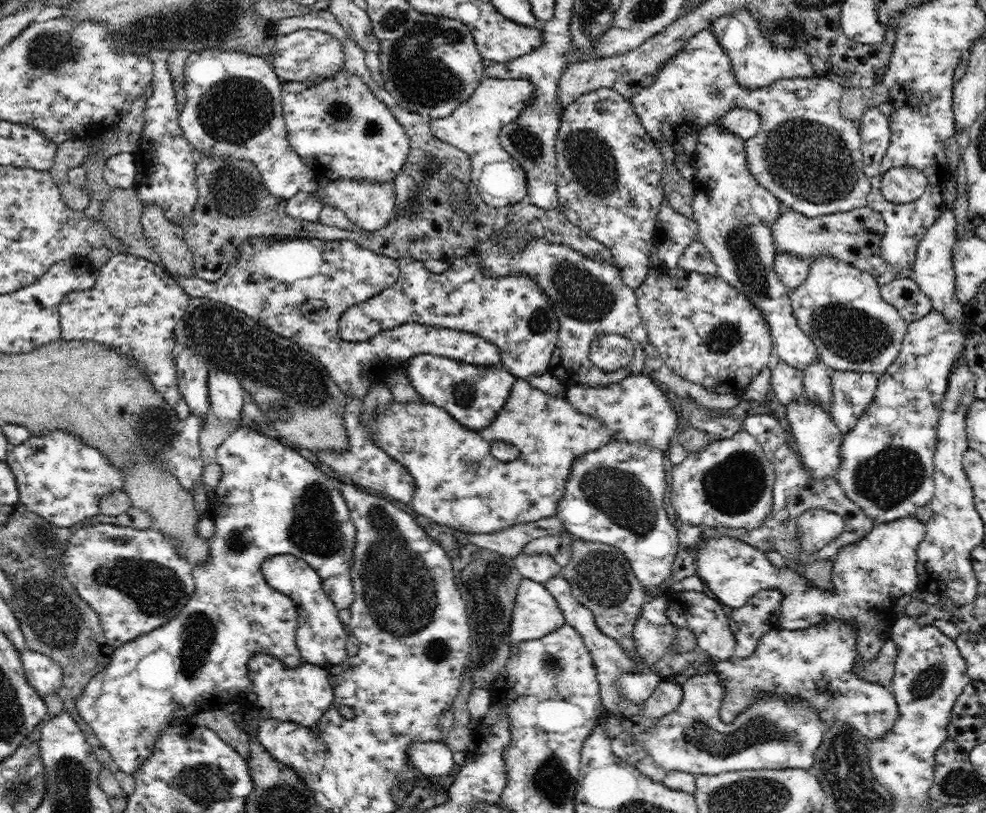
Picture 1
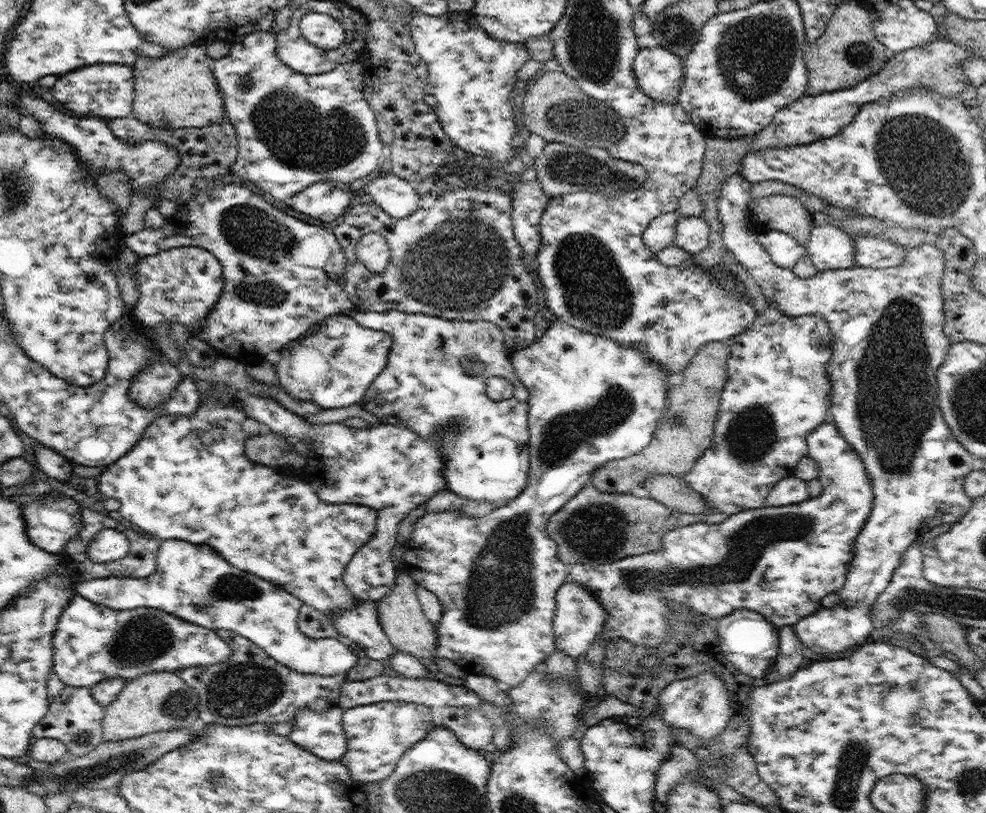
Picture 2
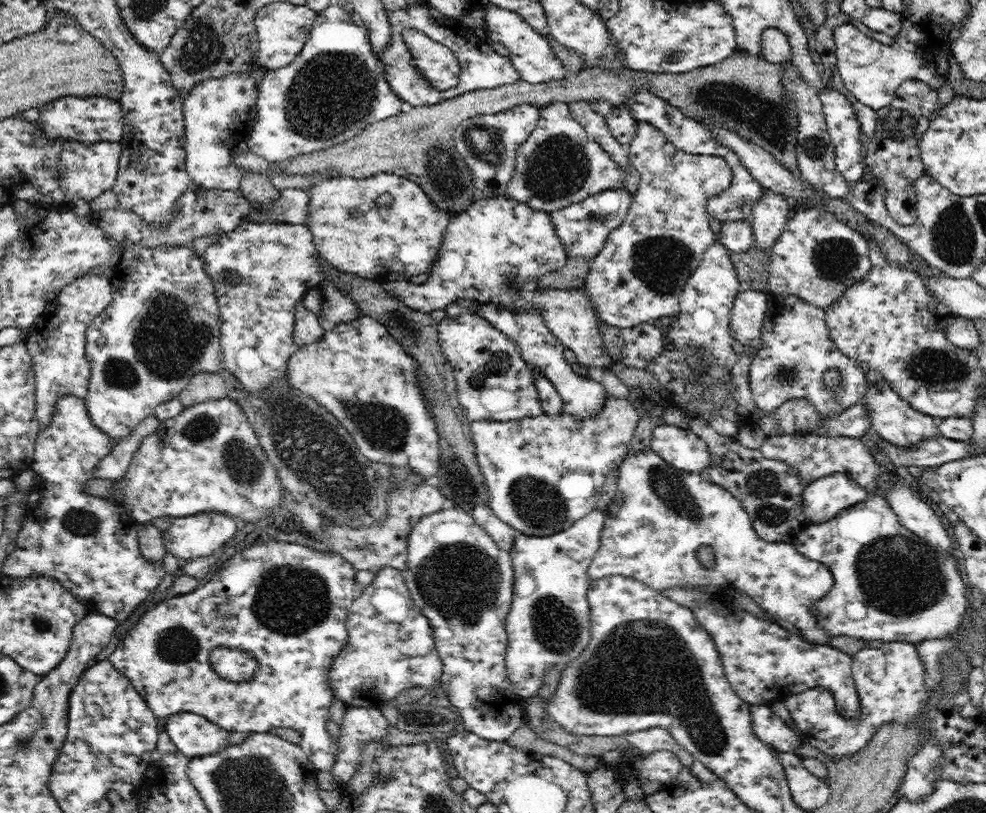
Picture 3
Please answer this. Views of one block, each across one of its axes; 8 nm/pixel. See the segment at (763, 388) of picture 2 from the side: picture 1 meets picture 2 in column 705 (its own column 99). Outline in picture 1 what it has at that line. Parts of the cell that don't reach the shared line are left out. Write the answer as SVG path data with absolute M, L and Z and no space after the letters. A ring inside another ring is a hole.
M63 431L31 435L24 444L10 448L4 461L14 473L19 501L28 510L49 523L61 527L99 514L98 501L112 491L123 488L123 474L96 448L85 444L79 436Z

